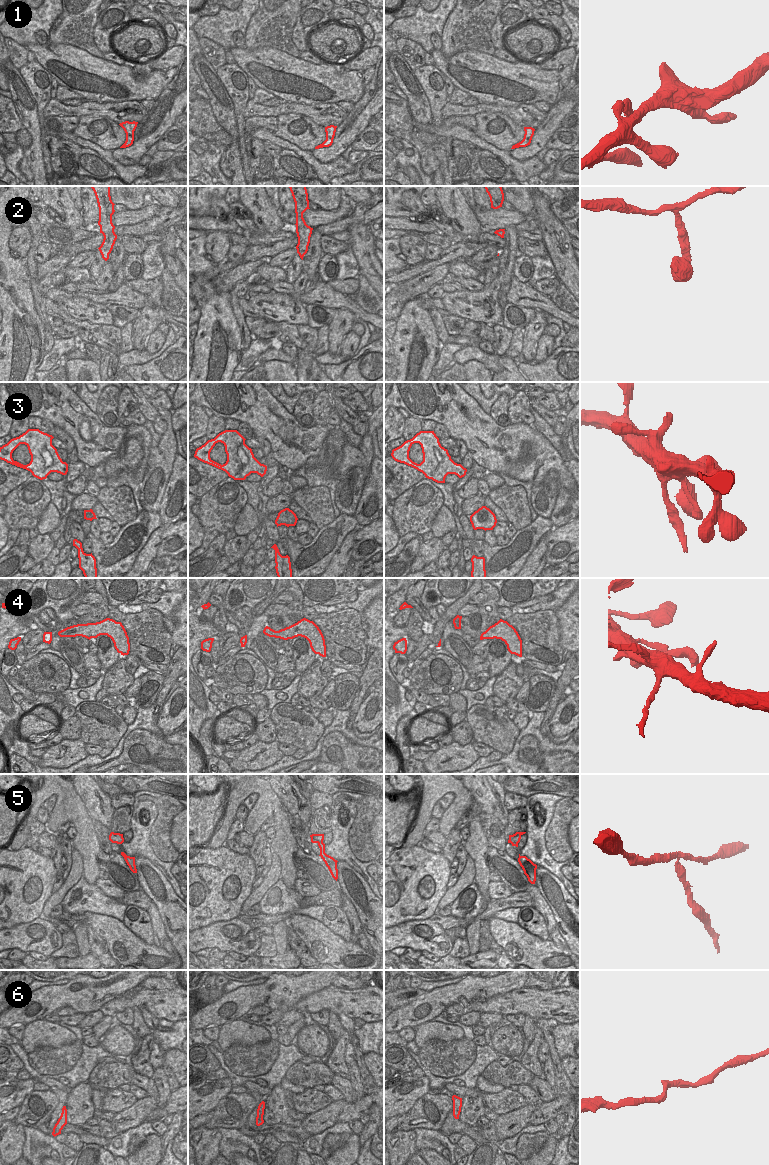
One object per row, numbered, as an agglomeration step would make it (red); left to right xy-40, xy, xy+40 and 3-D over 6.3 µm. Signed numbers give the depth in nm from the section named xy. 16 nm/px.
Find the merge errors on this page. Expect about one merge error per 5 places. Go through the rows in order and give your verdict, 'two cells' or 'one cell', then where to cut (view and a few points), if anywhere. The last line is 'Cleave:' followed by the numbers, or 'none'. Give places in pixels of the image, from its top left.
1: one cell | no cut
2: one cell | no cut
3: one cell | no cut
4: one cell | no cut
5: two cells | xy (322, 841), (318, 843)
6: one cell | no cut
Cleave: 5

